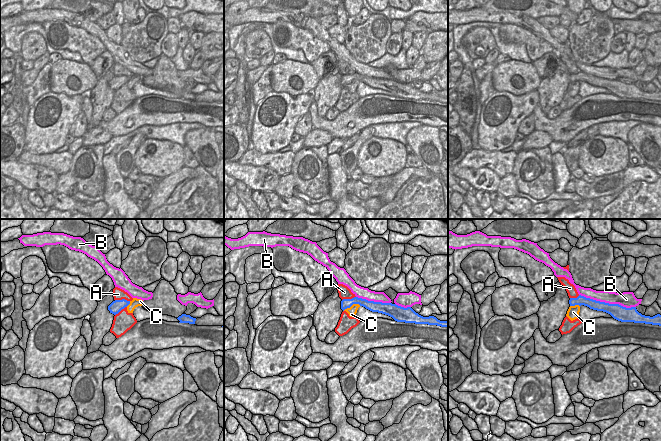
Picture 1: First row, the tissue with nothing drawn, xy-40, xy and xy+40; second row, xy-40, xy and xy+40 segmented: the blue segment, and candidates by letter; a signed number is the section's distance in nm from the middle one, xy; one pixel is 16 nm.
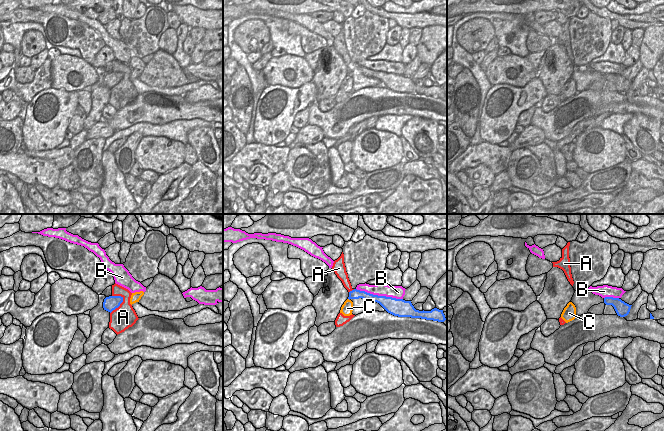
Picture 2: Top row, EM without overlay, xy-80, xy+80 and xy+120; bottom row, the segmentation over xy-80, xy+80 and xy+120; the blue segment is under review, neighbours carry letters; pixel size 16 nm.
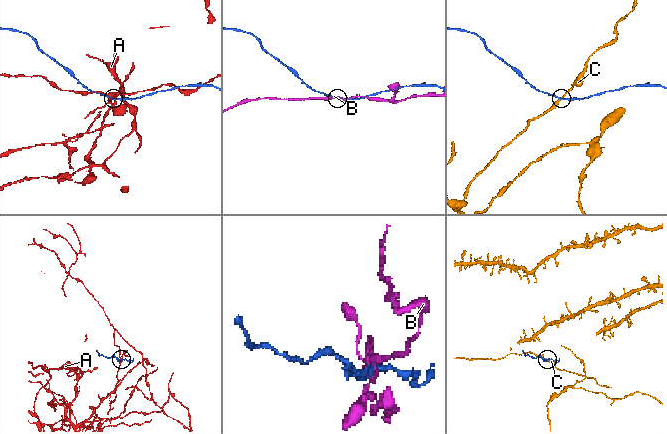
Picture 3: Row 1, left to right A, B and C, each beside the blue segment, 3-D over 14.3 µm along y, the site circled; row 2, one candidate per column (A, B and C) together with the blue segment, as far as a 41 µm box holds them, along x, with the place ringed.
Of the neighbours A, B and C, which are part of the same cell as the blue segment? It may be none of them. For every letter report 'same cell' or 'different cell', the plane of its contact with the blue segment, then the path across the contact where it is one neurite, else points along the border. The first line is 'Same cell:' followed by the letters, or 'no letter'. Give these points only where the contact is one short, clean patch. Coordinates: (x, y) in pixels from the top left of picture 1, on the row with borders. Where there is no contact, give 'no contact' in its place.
Same cell: no letter
A: different cell | xy-40
B: different cell | xy+40
C: different cell | xy | along xy (360, 305), (353, 304), (343, 310)

